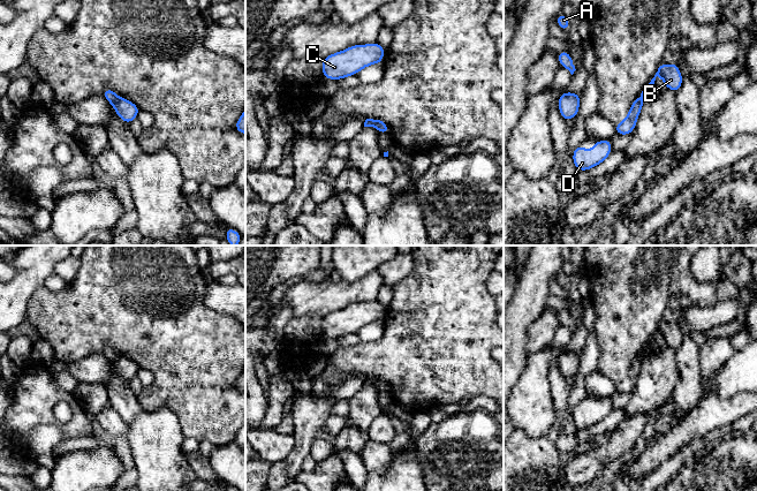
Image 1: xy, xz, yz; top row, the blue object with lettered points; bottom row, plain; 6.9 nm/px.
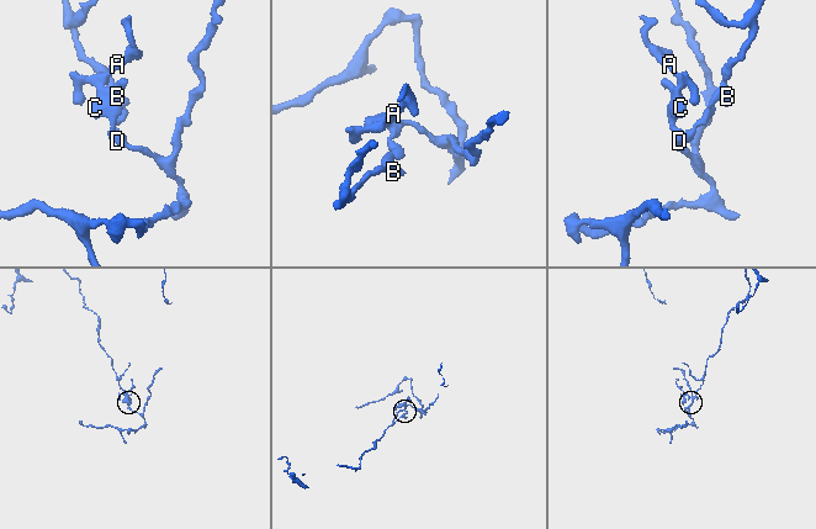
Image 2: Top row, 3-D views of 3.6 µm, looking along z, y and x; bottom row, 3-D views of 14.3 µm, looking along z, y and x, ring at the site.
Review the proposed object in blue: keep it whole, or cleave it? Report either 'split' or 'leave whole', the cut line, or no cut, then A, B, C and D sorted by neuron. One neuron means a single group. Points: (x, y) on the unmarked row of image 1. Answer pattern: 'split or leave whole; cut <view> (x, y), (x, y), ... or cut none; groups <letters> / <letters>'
split; cut xy (119, 355), (112, 361); groups A C D / B

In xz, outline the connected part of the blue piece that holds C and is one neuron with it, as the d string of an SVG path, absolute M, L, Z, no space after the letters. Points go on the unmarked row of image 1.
M377 300L366 303L354 303L323 317L323 335L341 338L373 322L383 322L386 308Z

